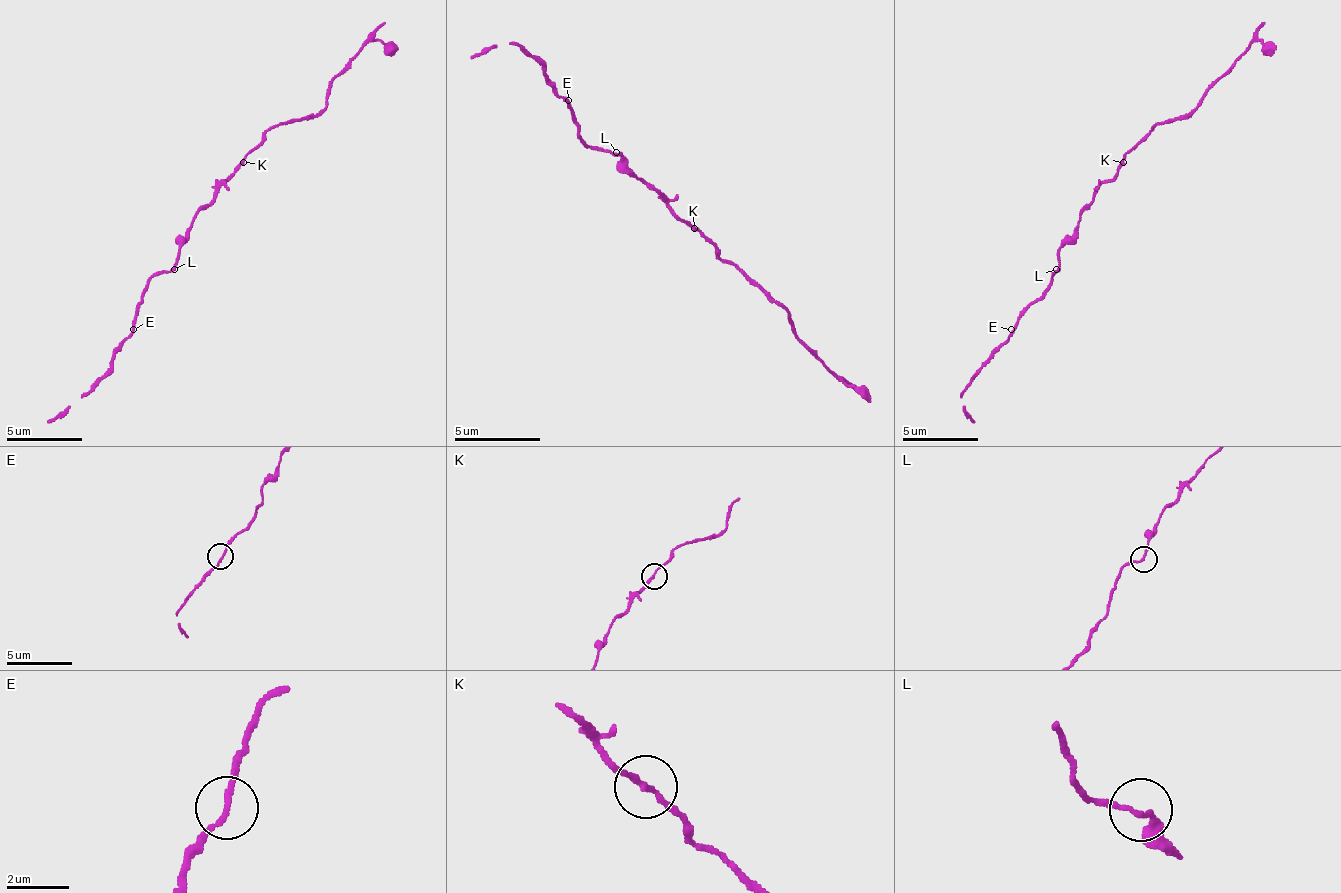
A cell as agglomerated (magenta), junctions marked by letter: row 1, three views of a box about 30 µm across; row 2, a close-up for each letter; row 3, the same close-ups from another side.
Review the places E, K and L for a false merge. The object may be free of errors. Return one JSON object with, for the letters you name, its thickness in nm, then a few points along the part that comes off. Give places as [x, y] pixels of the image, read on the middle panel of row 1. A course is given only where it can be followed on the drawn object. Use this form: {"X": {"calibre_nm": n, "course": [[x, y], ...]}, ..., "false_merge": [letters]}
{"false_merge": []}

